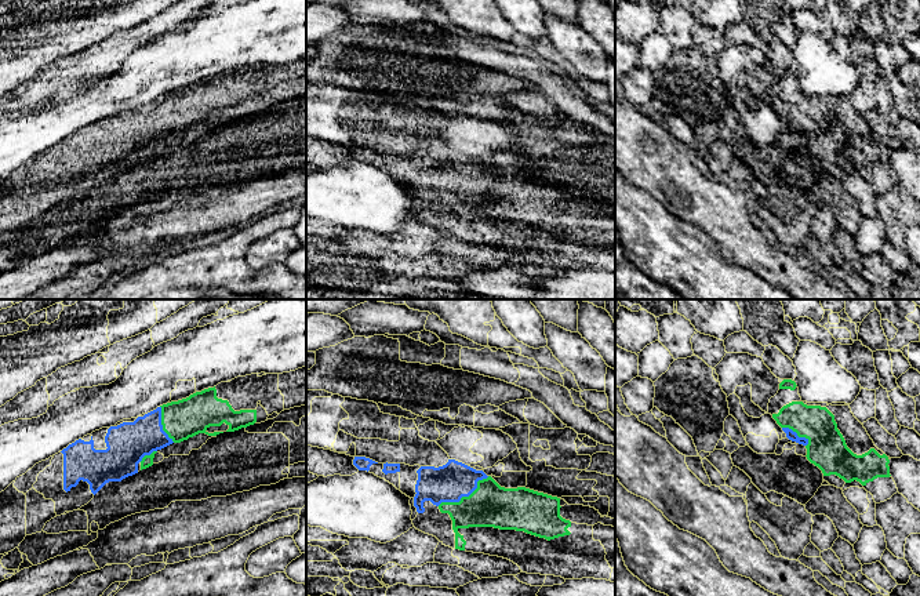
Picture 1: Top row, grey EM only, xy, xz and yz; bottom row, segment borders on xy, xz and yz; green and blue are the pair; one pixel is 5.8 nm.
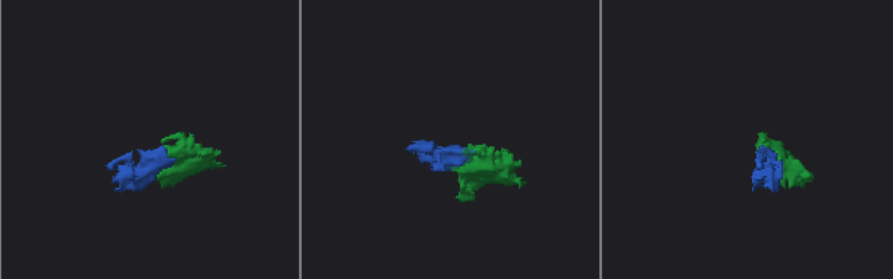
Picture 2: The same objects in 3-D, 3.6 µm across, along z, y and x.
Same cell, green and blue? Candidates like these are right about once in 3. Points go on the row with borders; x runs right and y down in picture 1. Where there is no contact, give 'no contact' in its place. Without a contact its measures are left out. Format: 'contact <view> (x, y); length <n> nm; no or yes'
contact xz (465, 497); length 340 nm; yes

